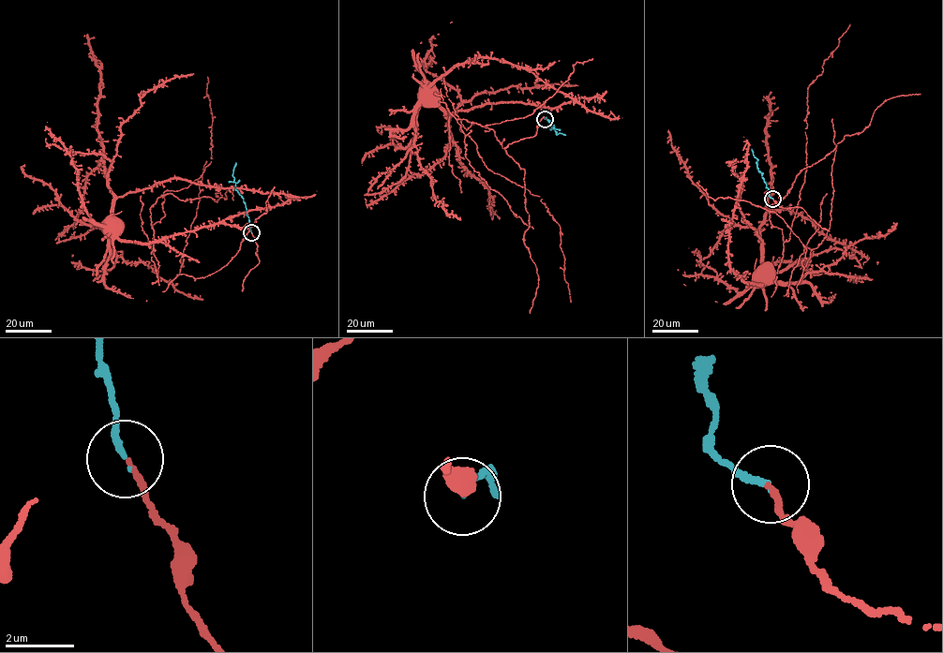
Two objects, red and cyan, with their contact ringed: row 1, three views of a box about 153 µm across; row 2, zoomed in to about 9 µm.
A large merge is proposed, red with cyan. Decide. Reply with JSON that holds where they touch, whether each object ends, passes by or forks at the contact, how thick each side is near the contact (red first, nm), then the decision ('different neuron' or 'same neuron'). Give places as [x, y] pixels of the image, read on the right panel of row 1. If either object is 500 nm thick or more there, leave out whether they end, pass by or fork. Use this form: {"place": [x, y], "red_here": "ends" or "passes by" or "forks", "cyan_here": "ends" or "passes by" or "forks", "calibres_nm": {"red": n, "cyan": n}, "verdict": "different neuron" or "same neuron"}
{"place": [772, 199], "red_here": "ends", "cyan_here": "ends", "calibres_nm": {"red": 150, "cyan": 180}, "verdict": "same neuron"}

